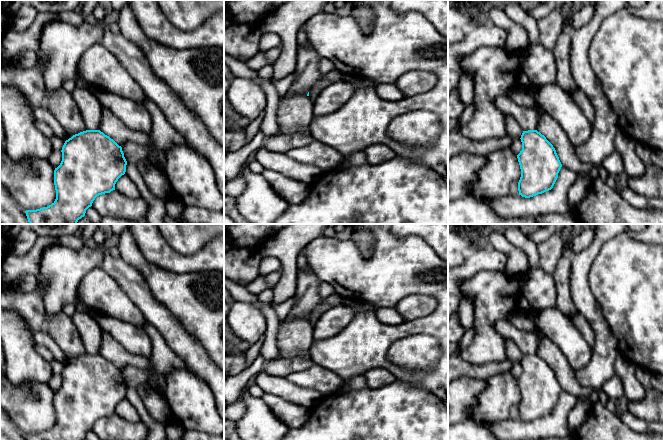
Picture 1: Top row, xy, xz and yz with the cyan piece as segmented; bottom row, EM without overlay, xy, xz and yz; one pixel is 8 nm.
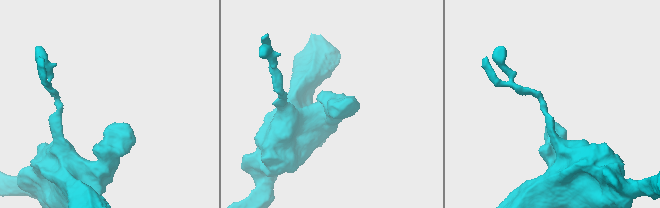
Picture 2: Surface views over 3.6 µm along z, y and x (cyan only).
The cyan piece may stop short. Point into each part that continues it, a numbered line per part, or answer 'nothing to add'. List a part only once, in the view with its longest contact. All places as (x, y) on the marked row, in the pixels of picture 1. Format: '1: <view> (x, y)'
nothing to add

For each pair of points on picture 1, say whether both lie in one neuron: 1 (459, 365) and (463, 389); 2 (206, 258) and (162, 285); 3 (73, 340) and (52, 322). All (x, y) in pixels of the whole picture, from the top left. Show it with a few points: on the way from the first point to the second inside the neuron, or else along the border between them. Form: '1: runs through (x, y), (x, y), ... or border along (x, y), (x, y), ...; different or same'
1: border along (458, 377), (470, 376), (484, 380); different
2: border along (158, 266), (176, 273), (203, 272); different
3: runs through (68, 336), (57, 325); same

